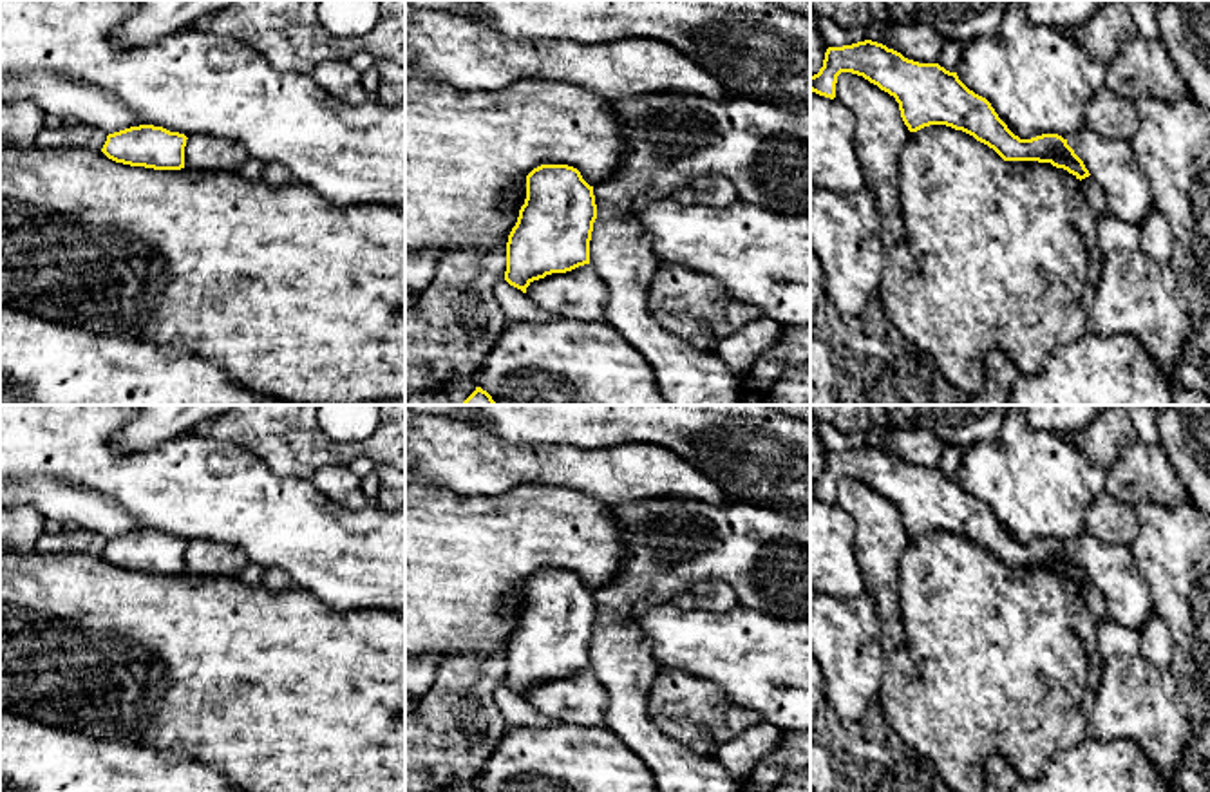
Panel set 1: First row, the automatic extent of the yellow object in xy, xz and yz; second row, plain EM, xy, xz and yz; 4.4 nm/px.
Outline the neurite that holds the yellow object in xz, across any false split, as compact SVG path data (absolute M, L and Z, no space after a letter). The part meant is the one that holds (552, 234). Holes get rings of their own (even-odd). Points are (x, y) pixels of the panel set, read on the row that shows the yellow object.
M541 165L526 175L526 199L506 242L505 280L526 288L552 273L590 264L597 204L593 186L568 165Z

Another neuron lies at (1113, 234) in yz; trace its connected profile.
M1107 212L1096 219L1098 244L1103 253L1139 248L1139 230Z

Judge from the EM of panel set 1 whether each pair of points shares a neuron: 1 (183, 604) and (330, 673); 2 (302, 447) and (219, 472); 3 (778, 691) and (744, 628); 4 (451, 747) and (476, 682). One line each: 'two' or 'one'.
1: one
2: two
3: one
4: one

